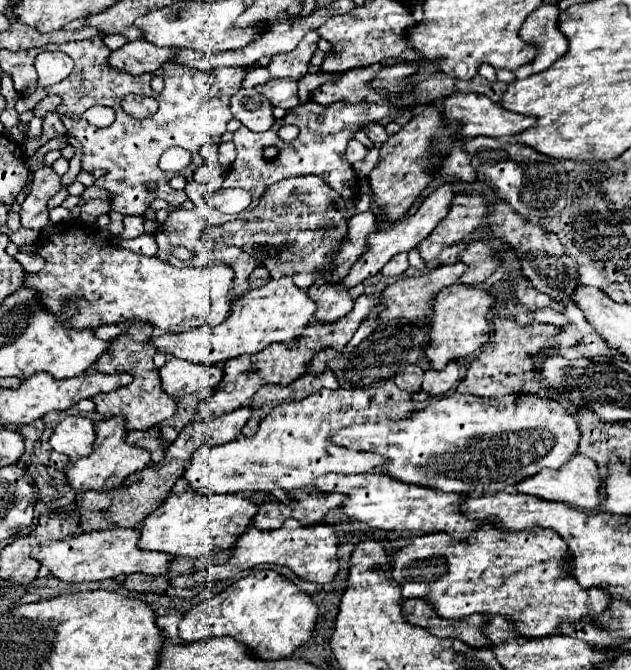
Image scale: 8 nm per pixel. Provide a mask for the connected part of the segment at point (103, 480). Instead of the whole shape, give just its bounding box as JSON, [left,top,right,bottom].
[66,417,150,491]

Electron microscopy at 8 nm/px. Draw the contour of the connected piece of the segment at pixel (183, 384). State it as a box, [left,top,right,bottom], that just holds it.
[160,357,224,397]

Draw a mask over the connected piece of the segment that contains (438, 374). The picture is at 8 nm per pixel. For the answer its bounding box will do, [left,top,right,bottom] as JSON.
[422,363,460,395]

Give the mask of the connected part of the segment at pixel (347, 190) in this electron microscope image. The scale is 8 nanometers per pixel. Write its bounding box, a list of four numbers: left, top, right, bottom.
[222,101,392,216]

